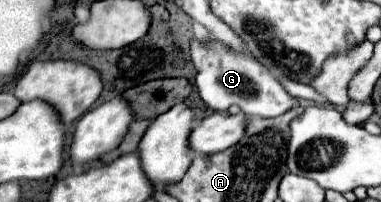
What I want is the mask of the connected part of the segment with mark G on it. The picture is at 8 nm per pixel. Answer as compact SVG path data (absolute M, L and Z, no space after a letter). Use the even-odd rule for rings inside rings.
M192 39L192 63L198 71L196 87L200 91L202 101L216 111L226 111L230 105L238 105L248 115L258 117L278 117L288 113L294 107L294 99L284 91L282 83L260 63L256 63L248 53L236 55L236 51L228 51L222 43L212 39L212 47L200 47L196 39Z

